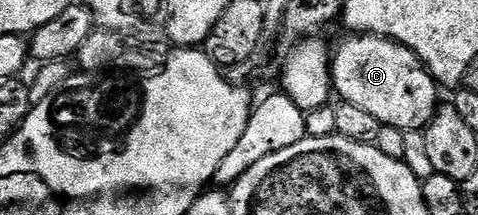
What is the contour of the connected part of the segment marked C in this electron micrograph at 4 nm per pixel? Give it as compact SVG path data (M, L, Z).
M354 33L346 38L350 39L332 51L332 87L337 98L374 114L386 129L405 133L429 127L440 106L440 87L418 60L418 54L380 35Z

